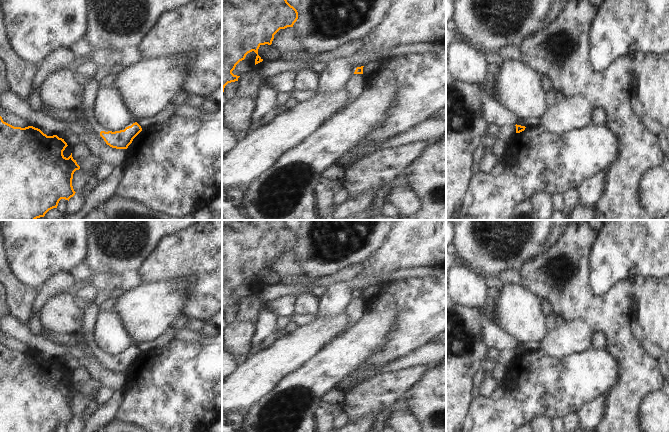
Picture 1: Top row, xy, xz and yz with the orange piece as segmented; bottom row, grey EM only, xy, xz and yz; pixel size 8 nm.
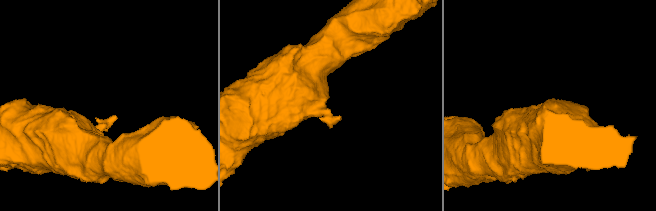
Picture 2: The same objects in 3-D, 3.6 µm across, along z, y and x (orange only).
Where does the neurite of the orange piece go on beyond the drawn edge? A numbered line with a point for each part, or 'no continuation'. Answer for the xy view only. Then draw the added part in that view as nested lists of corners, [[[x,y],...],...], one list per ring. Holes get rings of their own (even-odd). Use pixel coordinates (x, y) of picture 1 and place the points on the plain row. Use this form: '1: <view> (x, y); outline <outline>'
no continuation

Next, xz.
no continuation

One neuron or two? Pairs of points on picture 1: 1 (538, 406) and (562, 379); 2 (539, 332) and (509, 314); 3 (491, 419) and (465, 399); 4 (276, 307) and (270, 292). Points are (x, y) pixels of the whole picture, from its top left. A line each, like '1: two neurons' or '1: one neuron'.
1: one neuron
2: one neuron
3: two neurons
4: two neurons

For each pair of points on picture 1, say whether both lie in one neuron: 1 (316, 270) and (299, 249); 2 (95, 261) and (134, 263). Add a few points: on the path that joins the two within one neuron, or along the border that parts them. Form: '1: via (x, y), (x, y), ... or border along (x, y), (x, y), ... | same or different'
1: via (312, 265), (304, 254) | same
2: via (105, 261), (124, 261) | same

